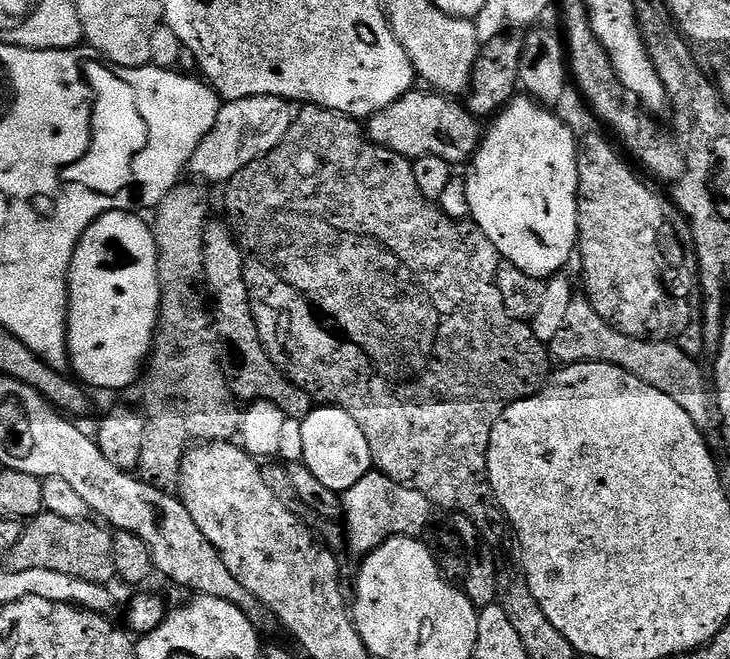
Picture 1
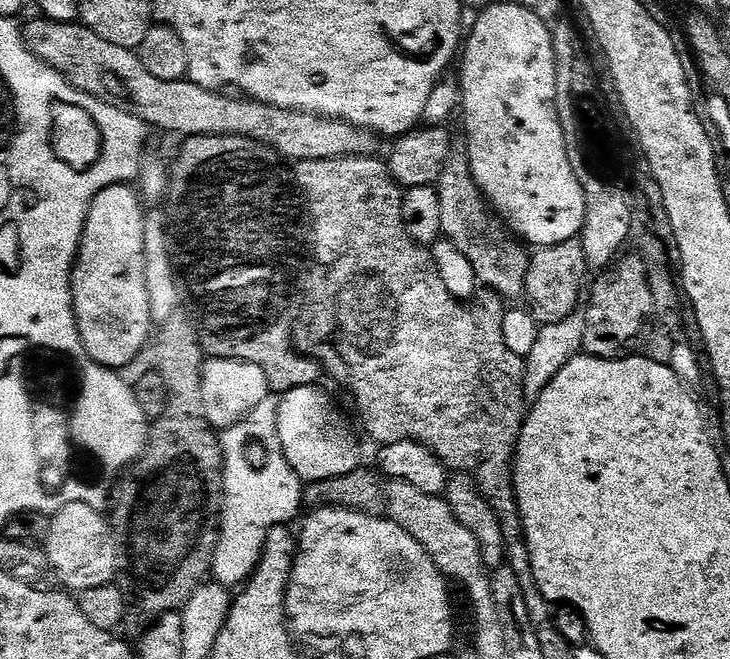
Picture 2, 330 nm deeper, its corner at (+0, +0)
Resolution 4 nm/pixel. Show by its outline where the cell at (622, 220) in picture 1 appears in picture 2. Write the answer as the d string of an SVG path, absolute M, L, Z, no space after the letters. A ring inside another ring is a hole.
M631 259L613 263L597 275L600 277L596 281L591 281L586 296L588 308L583 309L586 322L583 351L587 355L600 356L604 360L614 360L625 355L631 349L628 347L643 334L648 319L654 313L652 291L644 268L639 259Z

